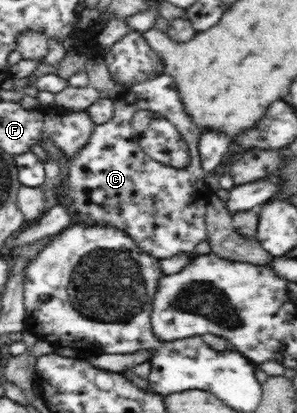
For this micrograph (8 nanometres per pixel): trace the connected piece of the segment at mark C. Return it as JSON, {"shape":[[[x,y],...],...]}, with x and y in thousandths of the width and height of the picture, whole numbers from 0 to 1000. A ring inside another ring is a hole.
{"shape":[[[562,177],[481,201],[448,203],[411,230],[394,230],[380,240],[380,249],[380,288],[327,303],[310,332],[300,334],[300,351],[246,385],[246,395],[232,395],[226,438],[192,453],[199,489],[239,489],[239,501],[253,508],[253,525],[246,525],[239,542],[377,545],[418,559],[481,610],[535,632],[613,613],[650,620],[657,598],[677,584],[697,581],[694,511],[717,472],[704,462],[697,438],[690,438],[697,419],[680,409],[667,366],[673,332],[684,324],[680,315],[623,271],[623,257],[616,257],[609,232],[596,220],[596,201]],[[471,264],[532,271],[603,317],[609,332],[630,344],[643,370],[643,397],[630,407],[586,409],[545,400],[515,390],[478,366],[461,341],[444,332],[441,305],[455,269]]]}

